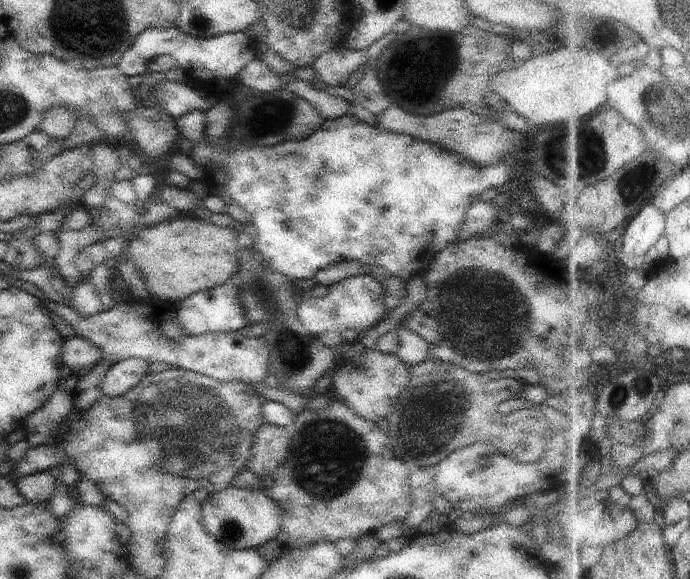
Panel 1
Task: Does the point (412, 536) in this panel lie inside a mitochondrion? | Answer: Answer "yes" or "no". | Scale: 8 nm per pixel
no

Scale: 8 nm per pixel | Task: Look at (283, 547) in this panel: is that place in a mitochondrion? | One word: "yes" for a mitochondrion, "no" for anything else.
no

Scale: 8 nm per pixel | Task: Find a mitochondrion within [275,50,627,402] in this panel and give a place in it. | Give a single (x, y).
(584, 149)

